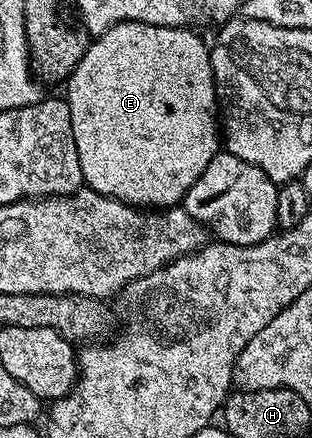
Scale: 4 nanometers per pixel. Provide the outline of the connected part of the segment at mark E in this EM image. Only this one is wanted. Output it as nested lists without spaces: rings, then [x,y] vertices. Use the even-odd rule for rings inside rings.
[[[125,21],[91,40],[90,46],[84,51],[84,59],[80,59],[80,63],[72,70],[64,85],[64,100],[68,103],[72,115],[72,135],[76,139],[76,155],[80,155],[82,180],[89,188],[105,197],[123,201],[126,205],[153,207],[158,211],[185,202],[188,187],[192,187],[192,183],[196,183],[196,179],[204,175],[204,167],[208,167],[208,163],[212,163],[212,159],[220,151],[220,110],[218,93],[214,90],[210,50],[211,46],[207,42],[205,45],[190,27],[149,25],[143,21]]]

